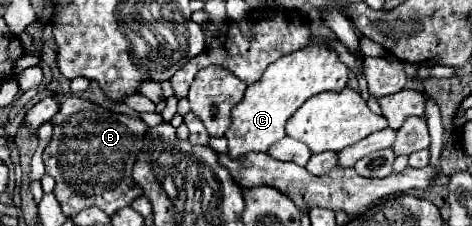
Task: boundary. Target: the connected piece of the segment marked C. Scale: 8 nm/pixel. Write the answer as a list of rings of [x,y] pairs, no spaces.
[[[313,43],[305,49],[289,53],[267,67],[263,77],[247,87],[245,99],[233,109],[233,123],[227,131],[229,155],[237,159],[239,155],[251,151],[267,151],[275,141],[285,137],[287,119],[313,95],[321,91],[343,91],[349,81],[349,69],[343,65],[331,45]]]

